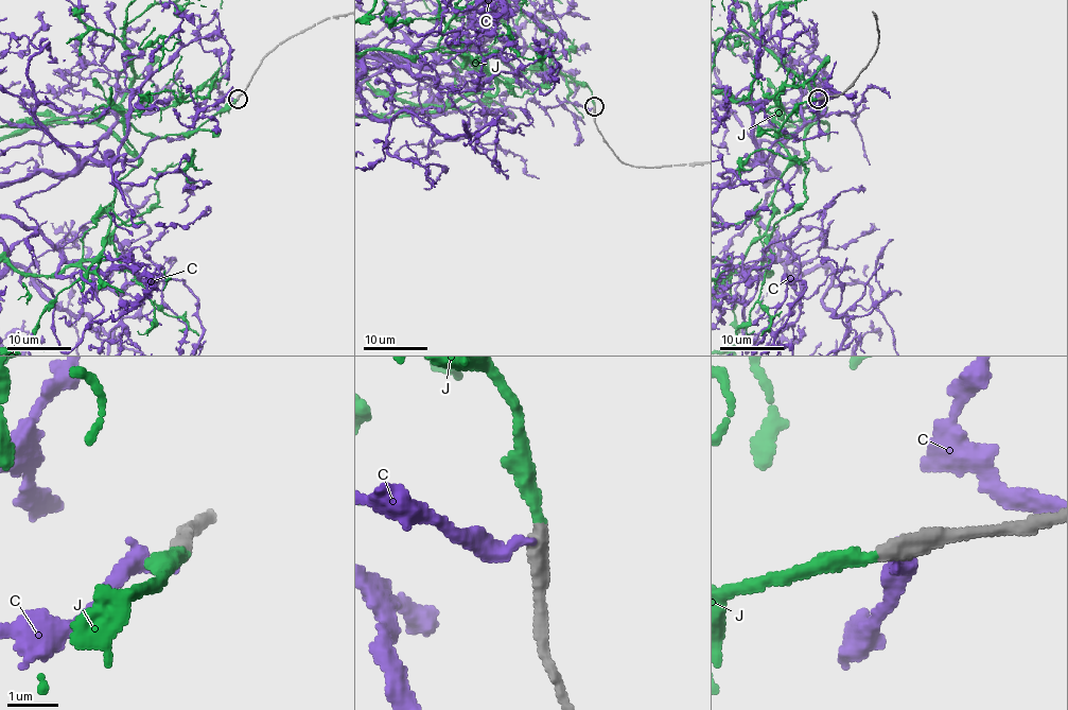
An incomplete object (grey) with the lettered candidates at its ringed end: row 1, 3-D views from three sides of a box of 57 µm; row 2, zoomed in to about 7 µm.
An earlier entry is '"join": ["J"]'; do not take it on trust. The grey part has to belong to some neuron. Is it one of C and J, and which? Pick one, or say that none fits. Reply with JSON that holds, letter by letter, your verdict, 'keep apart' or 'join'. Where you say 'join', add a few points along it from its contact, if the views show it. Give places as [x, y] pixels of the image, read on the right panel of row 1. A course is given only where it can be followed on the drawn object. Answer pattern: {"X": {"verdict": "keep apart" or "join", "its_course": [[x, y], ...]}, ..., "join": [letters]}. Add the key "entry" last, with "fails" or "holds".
{"C": {"verdict": "keep apart"}, "J": {"verdict": "join"}, "join": ["J"], "entry": "holds"}

